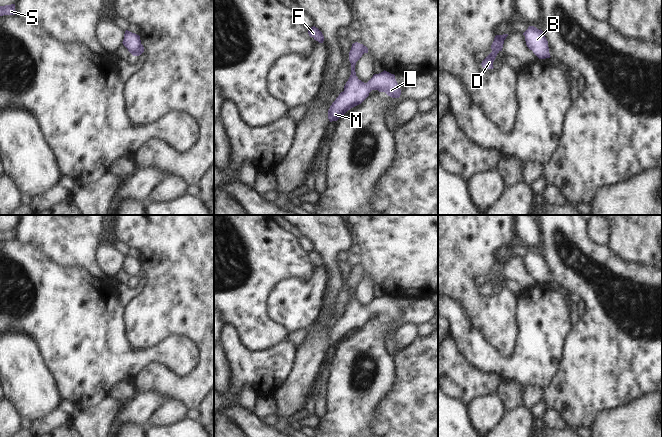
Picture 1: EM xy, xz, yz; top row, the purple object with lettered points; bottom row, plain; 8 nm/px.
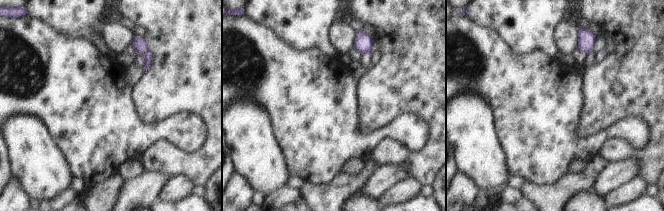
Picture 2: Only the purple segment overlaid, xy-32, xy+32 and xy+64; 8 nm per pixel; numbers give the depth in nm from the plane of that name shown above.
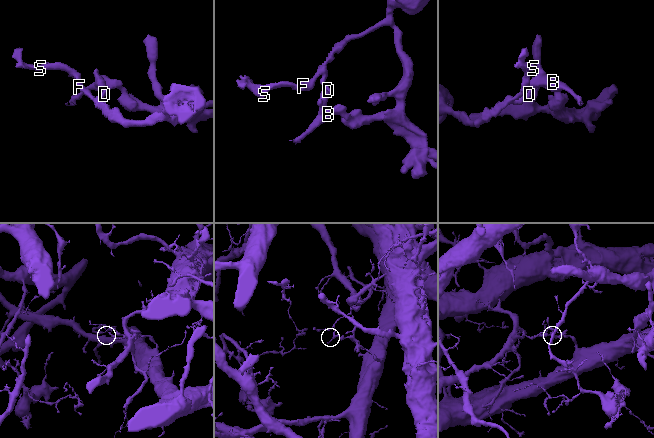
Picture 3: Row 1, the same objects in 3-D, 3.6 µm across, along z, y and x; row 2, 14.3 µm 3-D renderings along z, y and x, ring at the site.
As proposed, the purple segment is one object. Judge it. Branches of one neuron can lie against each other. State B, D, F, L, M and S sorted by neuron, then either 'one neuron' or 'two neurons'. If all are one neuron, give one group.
B L M / D F S; two neurons

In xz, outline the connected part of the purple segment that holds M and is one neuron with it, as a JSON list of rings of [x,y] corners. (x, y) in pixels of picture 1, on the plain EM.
[[[358,266],[352,268],[349,276],[351,299],[344,310],[344,315],[339,318],[328,334],[328,343],[330,346],[337,345],[348,334],[361,328],[372,314],[385,316],[392,322],[399,322],[401,319],[401,313],[395,303],[395,299],[385,294],[379,298],[374,298],[367,307],[358,303],[355,296],[355,289],[364,278],[362,274],[363,270],[363,268]]]

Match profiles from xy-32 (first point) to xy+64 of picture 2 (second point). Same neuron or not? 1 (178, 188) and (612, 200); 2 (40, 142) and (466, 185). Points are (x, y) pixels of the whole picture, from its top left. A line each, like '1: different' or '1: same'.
1: same
2: different

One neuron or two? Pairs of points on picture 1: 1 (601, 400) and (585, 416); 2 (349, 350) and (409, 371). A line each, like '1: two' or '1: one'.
1: one
2: two

